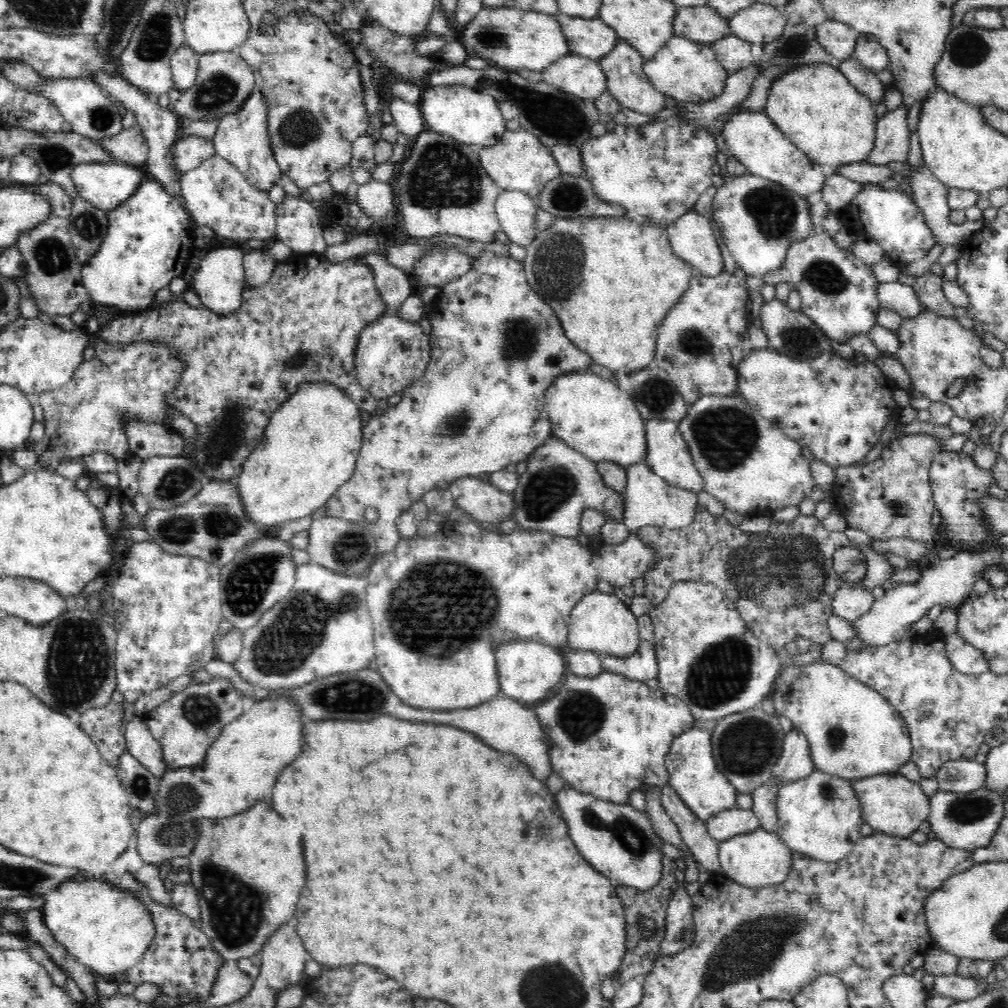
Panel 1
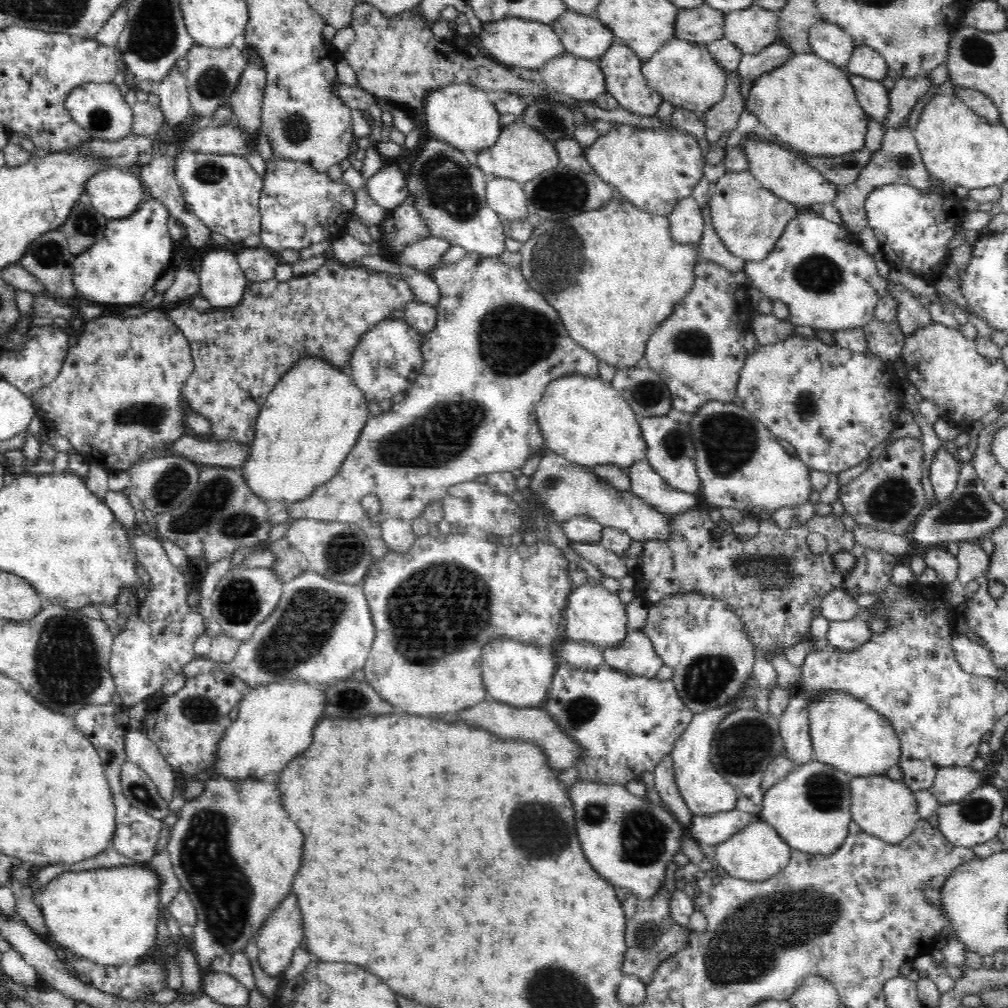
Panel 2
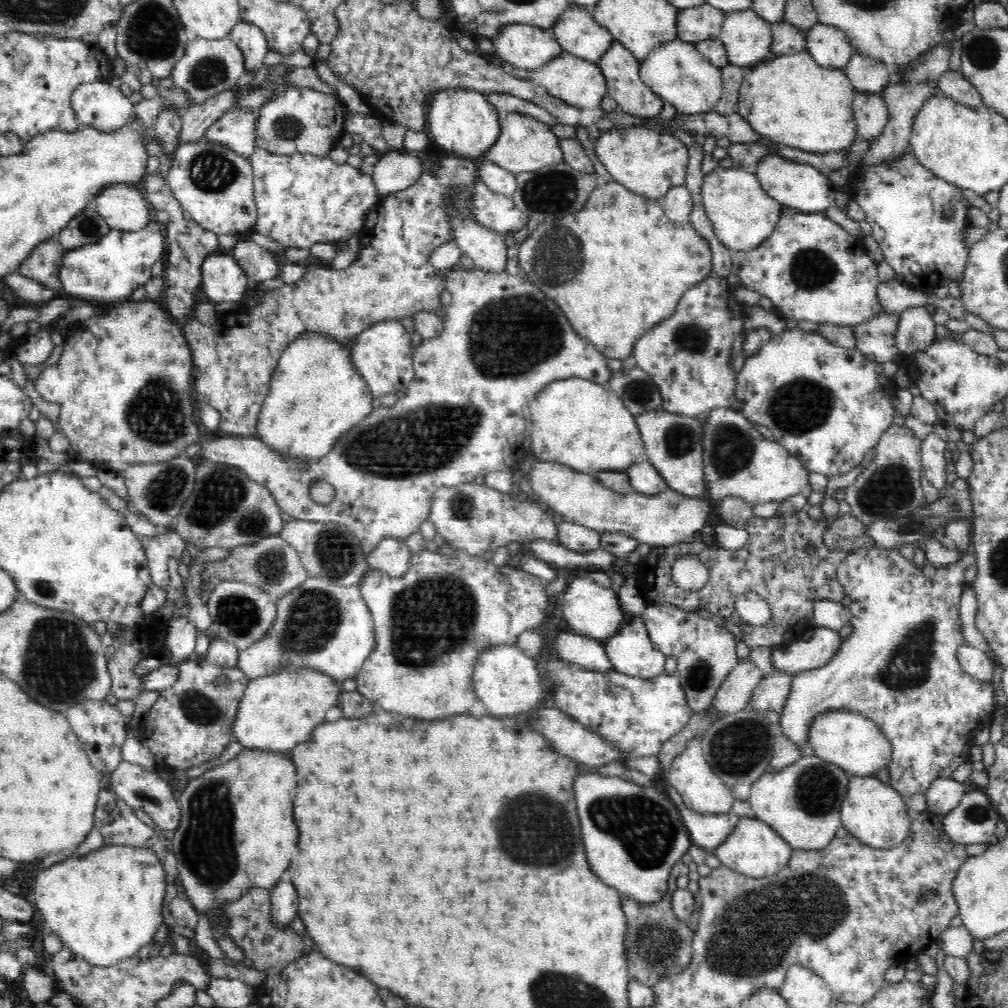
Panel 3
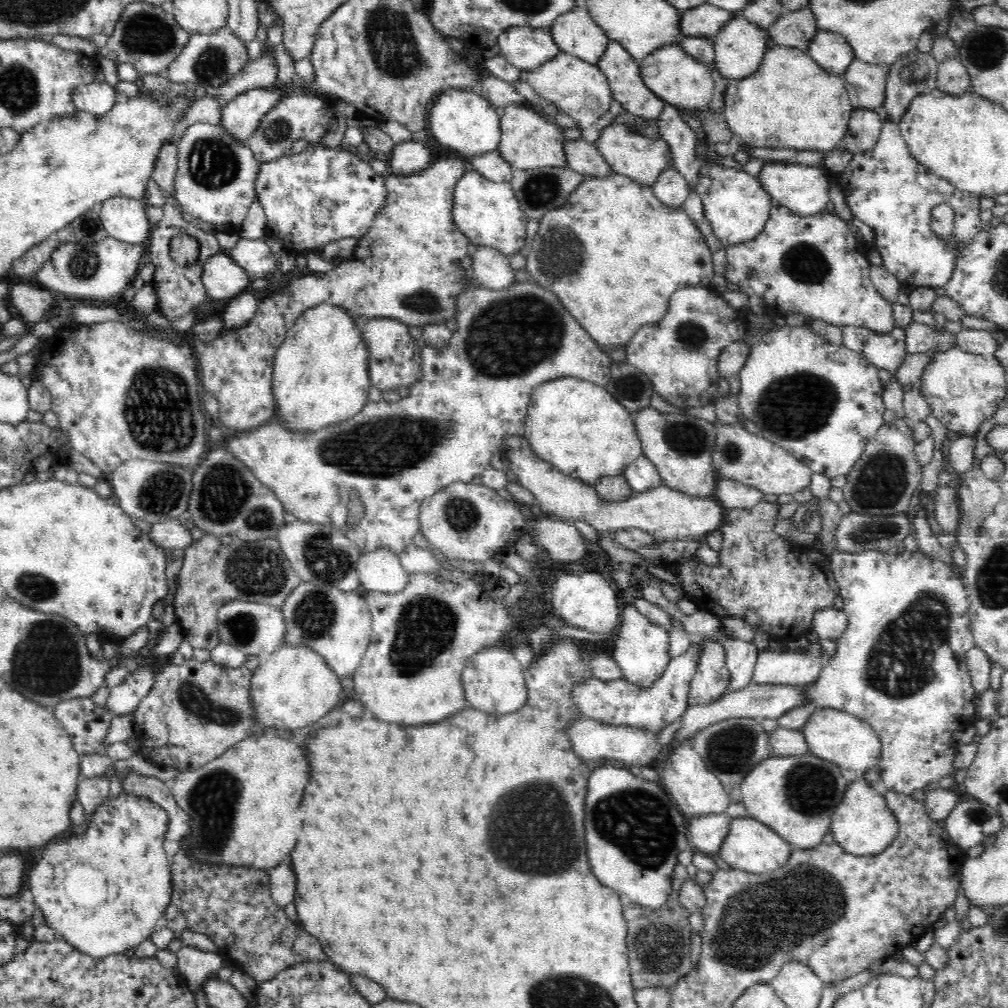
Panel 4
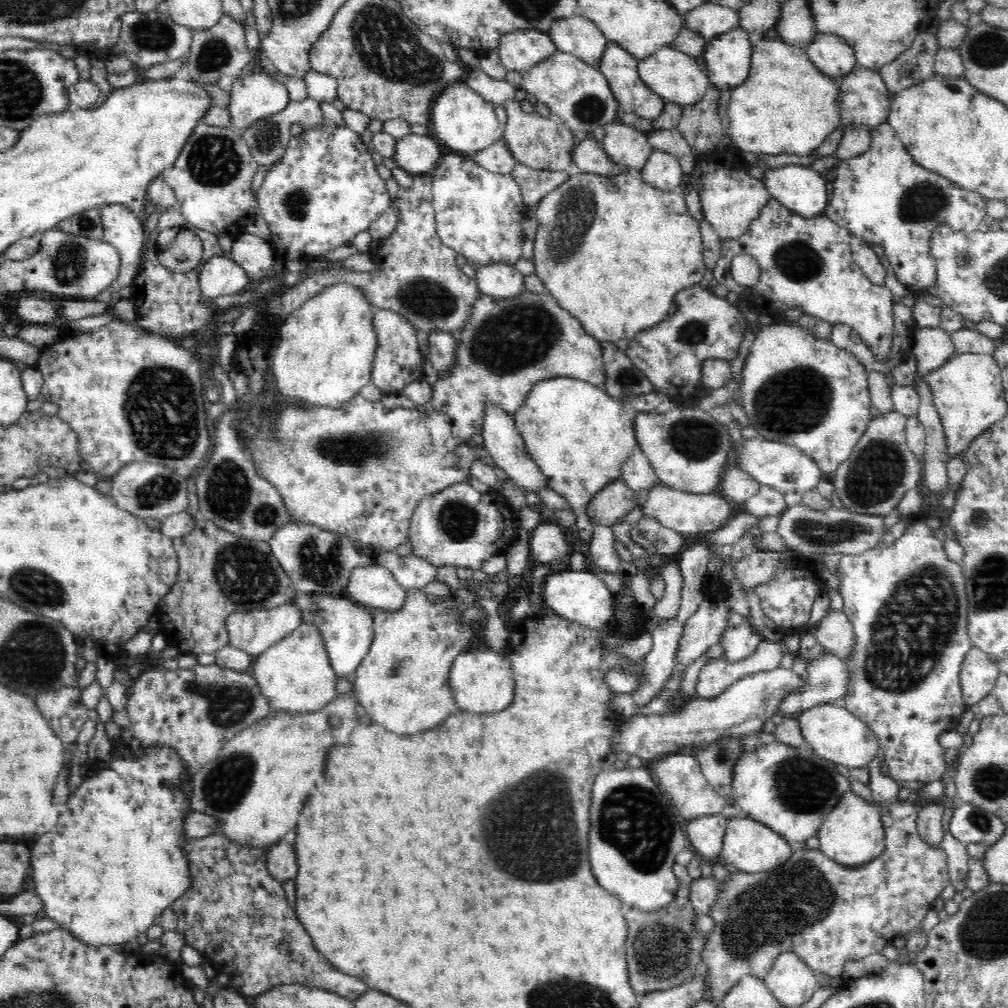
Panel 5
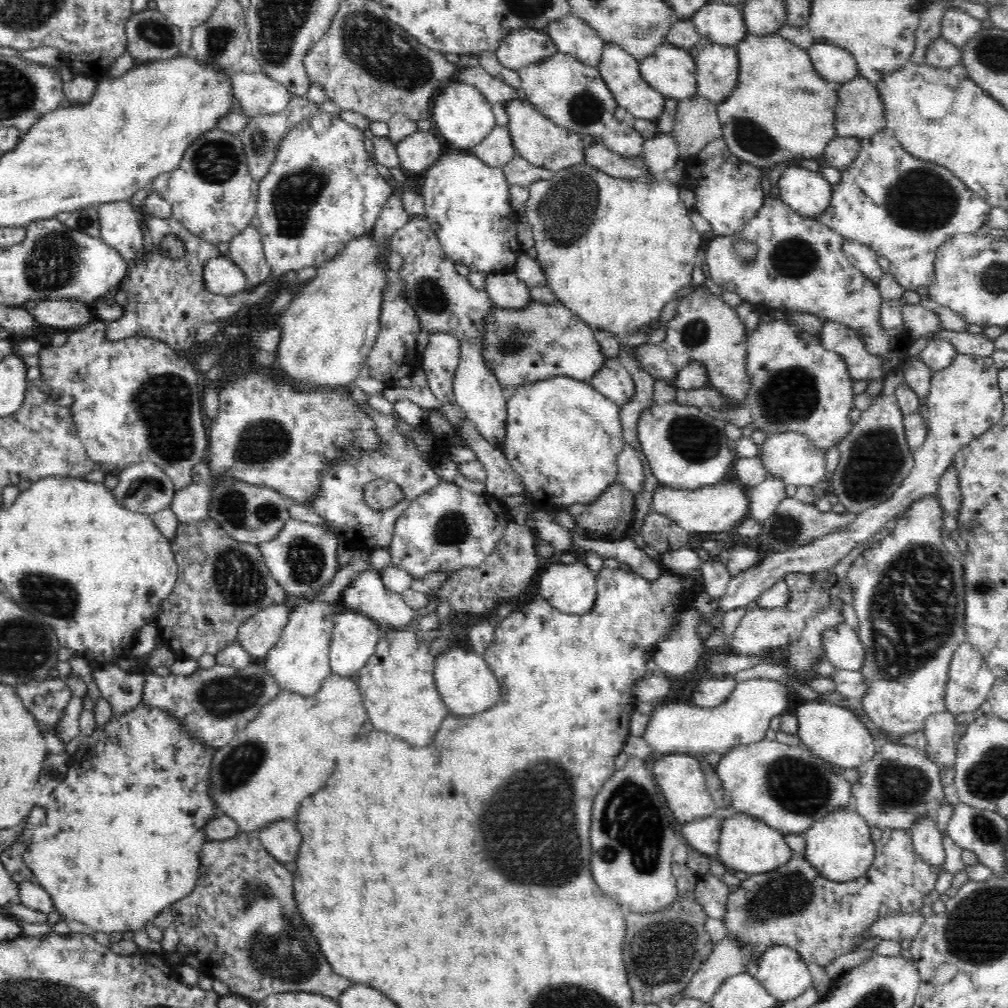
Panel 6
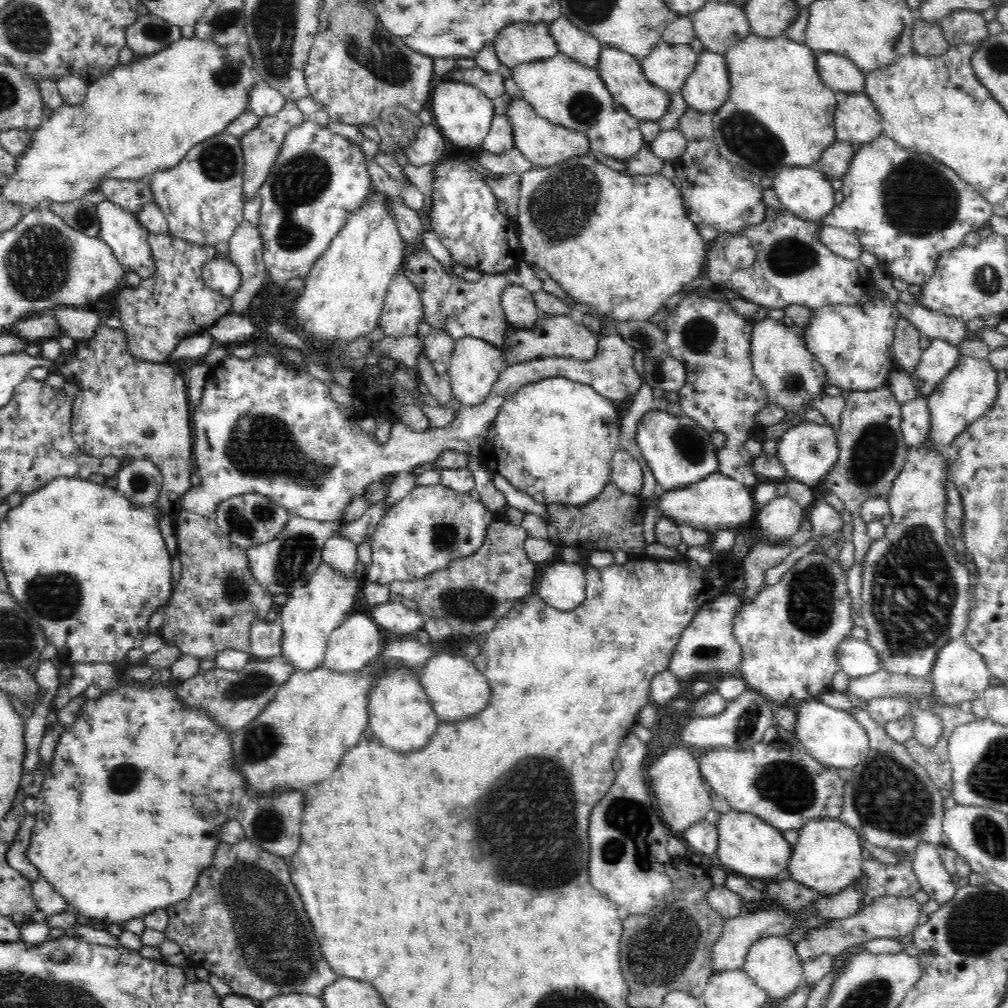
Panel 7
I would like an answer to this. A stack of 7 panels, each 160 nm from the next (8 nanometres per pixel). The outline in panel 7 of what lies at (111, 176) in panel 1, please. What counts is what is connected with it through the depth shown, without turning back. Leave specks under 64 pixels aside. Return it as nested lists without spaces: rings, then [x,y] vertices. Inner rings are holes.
[[[110,200],[98,202],[96,209],[100,239],[112,249],[113,255],[120,261],[121,266],[124,267],[124,272],[137,272],[142,279],[151,277],[156,267],[152,251],[147,242],[149,233],[140,225],[137,215],[124,211],[118,204],[114,204]]]

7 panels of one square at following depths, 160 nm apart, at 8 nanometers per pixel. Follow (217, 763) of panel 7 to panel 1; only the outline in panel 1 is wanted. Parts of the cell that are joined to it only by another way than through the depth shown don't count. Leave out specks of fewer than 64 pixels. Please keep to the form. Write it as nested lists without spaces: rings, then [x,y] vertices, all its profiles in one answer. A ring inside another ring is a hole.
[[[92,874],[76,876],[76,880],[65,881],[44,897],[41,908],[43,920],[54,938],[80,964],[106,979],[110,979],[112,975],[123,976],[134,968],[143,959],[144,953],[157,936],[156,925],[152,921],[143,896],[135,896],[135,892],[131,892],[130,889],[122,889],[122,887],[112,884],[112,878],[106,877],[104,880],[100,880],[99,875]]]

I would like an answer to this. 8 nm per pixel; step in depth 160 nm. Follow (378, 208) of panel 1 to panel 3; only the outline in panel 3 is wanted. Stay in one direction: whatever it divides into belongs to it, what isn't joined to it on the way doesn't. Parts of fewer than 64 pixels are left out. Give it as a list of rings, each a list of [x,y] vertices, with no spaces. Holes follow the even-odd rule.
[[[388,151],[376,165],[369,167],[379,188],[380,200],[390,193],[408,189],[412,183],[416,183],[424,172],[423,166],[420,157],[413,152]]]

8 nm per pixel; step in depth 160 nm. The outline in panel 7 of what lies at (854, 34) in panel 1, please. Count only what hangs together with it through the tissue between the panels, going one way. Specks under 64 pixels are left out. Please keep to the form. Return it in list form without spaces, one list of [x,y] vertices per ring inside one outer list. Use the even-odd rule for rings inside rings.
[[[816,52],[816,66],[824,84],[836,94],[865,90],[865,73],[848,57],[832,52]]]

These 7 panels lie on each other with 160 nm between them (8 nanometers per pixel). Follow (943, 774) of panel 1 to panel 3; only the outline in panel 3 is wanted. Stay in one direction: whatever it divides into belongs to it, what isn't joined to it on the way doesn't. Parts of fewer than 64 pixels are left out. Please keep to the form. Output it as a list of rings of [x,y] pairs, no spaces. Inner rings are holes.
[[[948,777],[934,780],[924,795],[927,808],[938,815],[956,808],[965,794],[966,786]]]

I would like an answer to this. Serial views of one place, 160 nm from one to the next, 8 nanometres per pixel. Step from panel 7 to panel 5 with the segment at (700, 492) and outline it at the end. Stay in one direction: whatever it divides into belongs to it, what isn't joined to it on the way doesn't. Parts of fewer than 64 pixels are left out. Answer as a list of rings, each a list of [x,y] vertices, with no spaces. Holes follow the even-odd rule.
[[[657,484],[648,490],[648,496],[641,506],[641,512],[644,517],[657,518],[660,524],[680,532],[684,536],[695,536],[700,532],[720,530],[726,524],[726,520],[734,514],[734,506],[716,494],[688,494],[688,492]]]

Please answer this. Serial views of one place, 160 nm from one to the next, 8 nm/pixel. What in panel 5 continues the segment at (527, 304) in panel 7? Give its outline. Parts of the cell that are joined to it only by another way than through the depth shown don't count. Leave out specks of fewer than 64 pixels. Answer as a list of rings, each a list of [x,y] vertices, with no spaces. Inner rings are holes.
[[[495,262],[475,267],[475,280],[483,295],[494,300],[508,300],[523,294],[525,282],[523,274],[515,265]]]

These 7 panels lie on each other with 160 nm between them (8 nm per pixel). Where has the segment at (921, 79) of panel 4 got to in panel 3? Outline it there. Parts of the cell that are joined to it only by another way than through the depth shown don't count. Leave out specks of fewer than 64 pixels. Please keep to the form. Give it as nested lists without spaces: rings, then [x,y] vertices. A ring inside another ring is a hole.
[[[903,82],[888,84],[885,90],[881,92],[884,101],[886,101],[886,109],[888,109],[888,122],[884,127],[883,134],[878,139],[872,140],[869,144],[869,150],[862,154],[860,166],[854,171],[862,169],[862,165],[878,164],[878,162],[886,162],[896,153],[900,153],[902,149],[909,148],[908,136],[912,130],[913,120],[920,110],[921,105],[927,98],[930,98],[934,92],[939,92],[936,82]]]

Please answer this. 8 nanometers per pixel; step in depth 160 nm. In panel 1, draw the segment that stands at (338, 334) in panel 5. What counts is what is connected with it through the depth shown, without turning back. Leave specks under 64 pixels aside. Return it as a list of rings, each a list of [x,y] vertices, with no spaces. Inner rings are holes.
[[[322,379],[302,381],[269,414],[262,438],[245,458],[238,476],[239,495],[244,509],[266,535],[274,533],[284,522],[314,514],[352,476],[363,440],[364,422],[360,419],[359,410],[344,389]]]

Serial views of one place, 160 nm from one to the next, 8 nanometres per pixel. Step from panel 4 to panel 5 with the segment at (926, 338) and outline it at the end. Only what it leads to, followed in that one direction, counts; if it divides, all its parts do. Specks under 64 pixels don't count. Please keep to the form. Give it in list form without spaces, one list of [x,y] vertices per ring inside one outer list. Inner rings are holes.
[[[916,327],[911,332],[909,351],[916,357],[917,382],[930,371],[940,368],[955,353],[955,346],[952,339],[950,339],[950,333],[942,329],[942,327]]]

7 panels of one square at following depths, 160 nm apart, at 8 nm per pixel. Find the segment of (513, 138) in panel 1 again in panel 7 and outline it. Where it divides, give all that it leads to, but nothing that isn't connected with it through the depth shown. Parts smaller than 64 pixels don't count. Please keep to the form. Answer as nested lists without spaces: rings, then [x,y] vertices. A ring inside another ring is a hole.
[[[520,97],[510,102],[506,115],[511,121],[515,147],[534,167],[549,168],[561,161],[593,153],[589,138],[584,132],[552,123],[536,113],[531,104]]]

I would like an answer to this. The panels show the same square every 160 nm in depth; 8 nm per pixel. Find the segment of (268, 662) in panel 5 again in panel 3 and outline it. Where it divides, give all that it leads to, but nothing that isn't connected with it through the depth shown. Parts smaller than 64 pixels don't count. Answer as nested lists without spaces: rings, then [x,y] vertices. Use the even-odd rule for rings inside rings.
[[[311,666],[286,668],[251,680],[242,695],[232,726],[233,740],[244,748],[281,746],[290,754],[294,746],[308,740],[312,730],[325,721],[326,711],[336,707],[340,693],[341,686],[337,680]]]

